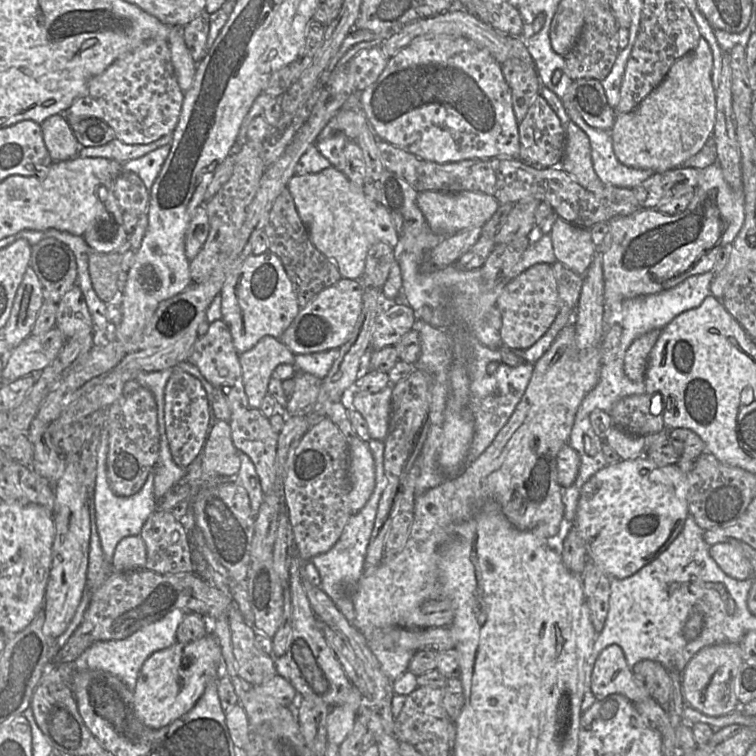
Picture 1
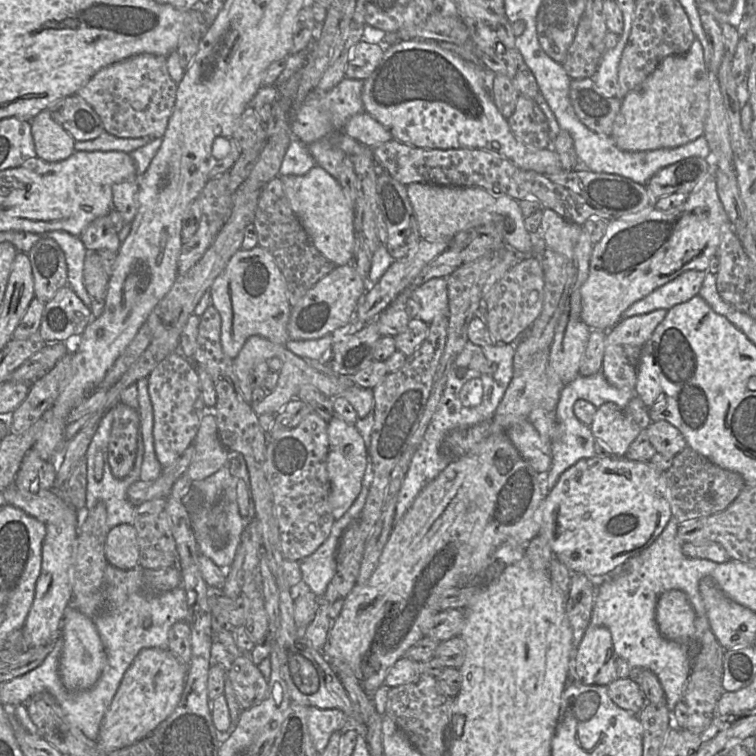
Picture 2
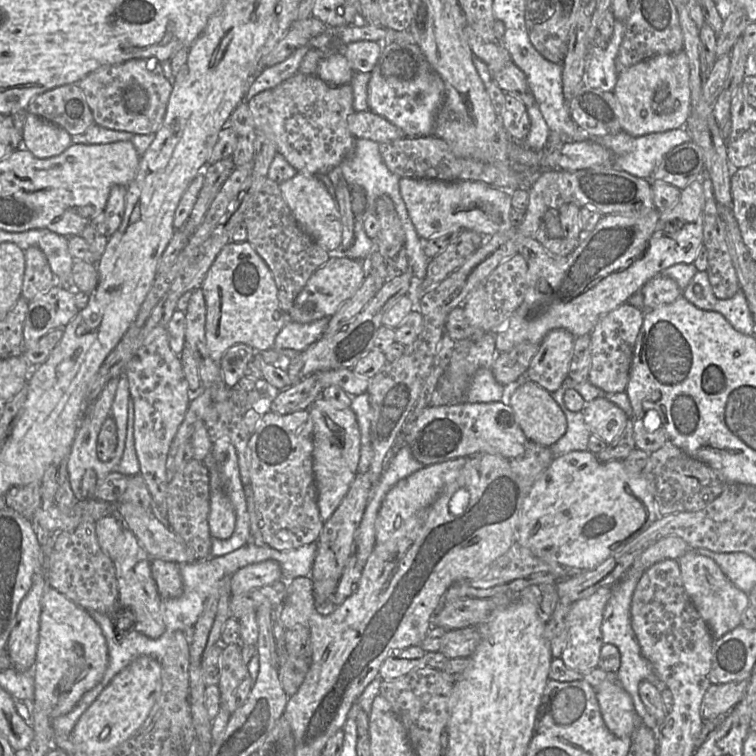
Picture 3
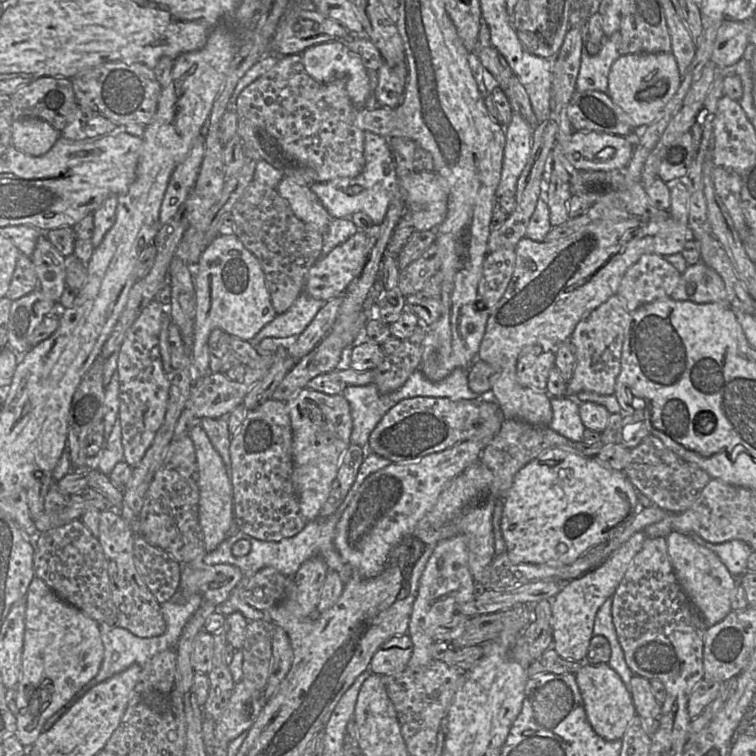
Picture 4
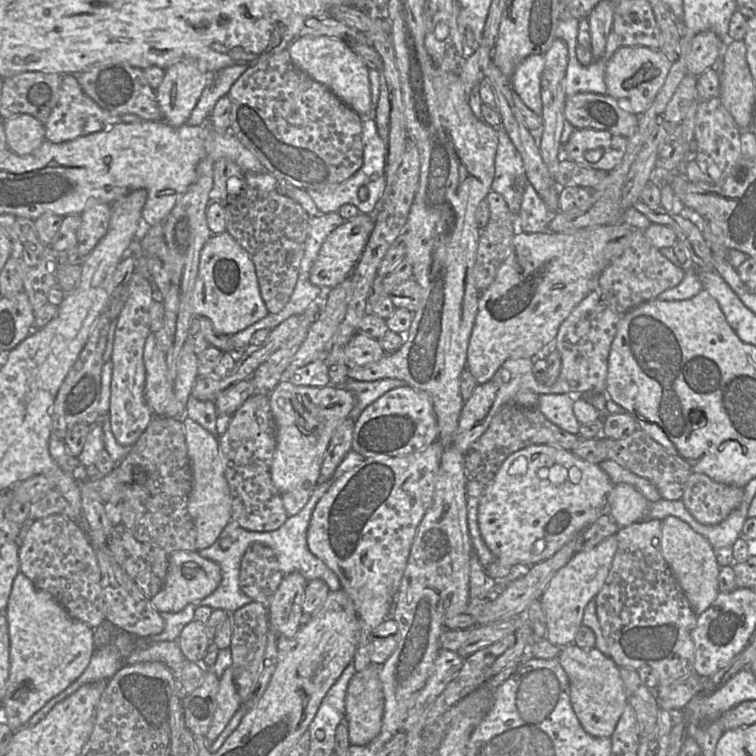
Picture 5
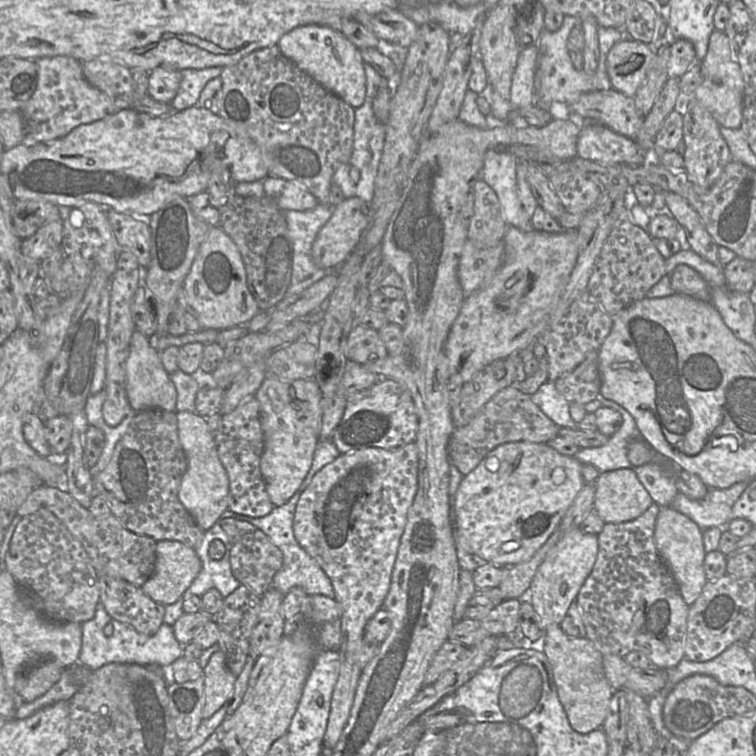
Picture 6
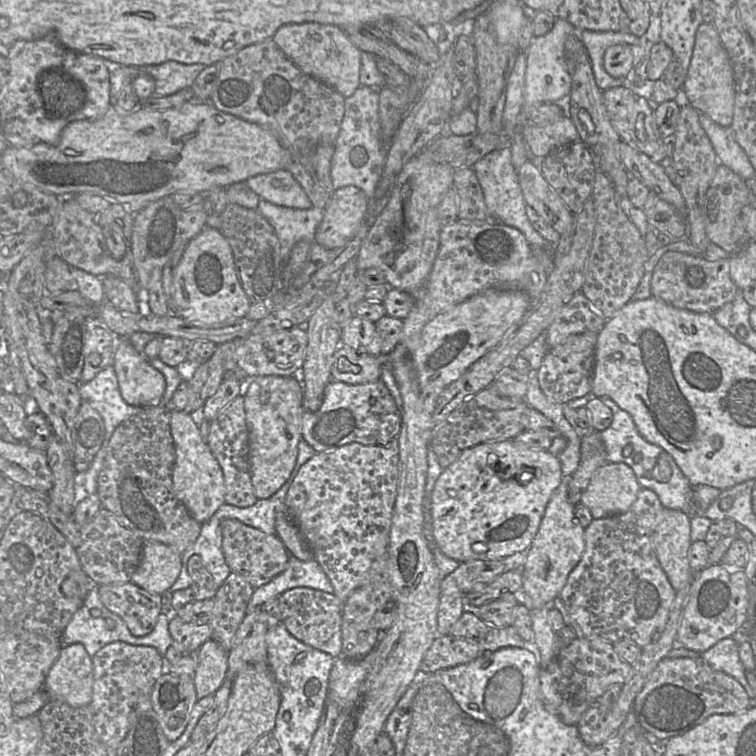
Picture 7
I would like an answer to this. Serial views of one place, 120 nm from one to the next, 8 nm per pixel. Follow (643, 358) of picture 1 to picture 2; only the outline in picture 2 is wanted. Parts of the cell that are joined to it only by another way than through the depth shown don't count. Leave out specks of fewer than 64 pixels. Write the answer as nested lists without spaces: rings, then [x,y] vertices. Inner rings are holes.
[[[658,309],[647,314],[621,319],[606,332],[605,351],[600,371],[610,385],[618,389],[633,389],[635,387],[642,349],[656,327],[665,318],[666,313],[667,310]]]

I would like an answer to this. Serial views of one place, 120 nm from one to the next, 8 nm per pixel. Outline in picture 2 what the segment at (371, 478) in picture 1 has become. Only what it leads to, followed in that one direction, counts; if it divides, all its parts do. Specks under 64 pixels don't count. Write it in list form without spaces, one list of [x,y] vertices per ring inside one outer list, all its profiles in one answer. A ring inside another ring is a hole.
[[[337,415],[328,421],[328,437],[327,471],[331,482],[330,504],[333,516],[338,520],[351,508],[362,490],[368,452],[355,425],[348,424]]]

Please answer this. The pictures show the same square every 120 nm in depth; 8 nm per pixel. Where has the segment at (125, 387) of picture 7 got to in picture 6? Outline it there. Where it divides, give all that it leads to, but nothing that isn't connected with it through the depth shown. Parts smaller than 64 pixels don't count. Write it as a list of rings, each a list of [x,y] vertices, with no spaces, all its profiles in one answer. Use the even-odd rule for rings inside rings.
[[[137,329],[132,334],[130,352],[126,361],[126,393],[135,412],[148,409],[177,411],[175,385],[162,364],[160,353],[151,345],[148,337]]]

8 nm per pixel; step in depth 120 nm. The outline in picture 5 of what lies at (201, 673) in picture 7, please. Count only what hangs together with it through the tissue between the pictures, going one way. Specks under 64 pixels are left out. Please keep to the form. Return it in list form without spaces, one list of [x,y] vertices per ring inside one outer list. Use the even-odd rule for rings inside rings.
[[[226,669],[219,677],[217,706],[206,734],[207,740],[215,741],[238,711],[238,690],[232,677],[232,669]]]

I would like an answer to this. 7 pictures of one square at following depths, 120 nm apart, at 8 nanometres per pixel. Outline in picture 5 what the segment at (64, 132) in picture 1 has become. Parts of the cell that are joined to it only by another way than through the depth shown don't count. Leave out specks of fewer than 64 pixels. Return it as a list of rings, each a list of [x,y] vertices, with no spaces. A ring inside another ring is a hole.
[[[19,114],[4,121],[9,149],[17,155],[28,155],[45,142],[44,124],[30,114]]]

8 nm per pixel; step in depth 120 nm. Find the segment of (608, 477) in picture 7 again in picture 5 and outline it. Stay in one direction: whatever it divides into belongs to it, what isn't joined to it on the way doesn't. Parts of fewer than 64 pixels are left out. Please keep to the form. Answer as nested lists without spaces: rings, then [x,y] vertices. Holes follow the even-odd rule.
[[[627,483],[614,484],[607,496],[609,516],[619,527],[646,518],[650,502]]]

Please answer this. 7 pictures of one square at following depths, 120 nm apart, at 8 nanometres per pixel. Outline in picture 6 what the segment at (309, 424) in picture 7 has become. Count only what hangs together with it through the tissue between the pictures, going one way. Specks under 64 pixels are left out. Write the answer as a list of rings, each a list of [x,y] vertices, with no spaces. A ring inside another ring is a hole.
[[[390,378],[346,396],[343,417],[330,436],[341,454],[366,448],[397,449],[415,441],[418,416],[409,391]]]

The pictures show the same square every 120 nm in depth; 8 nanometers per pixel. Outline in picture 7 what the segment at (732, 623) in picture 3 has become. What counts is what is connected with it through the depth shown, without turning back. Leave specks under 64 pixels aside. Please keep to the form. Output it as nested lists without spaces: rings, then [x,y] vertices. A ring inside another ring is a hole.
[[[665,508],[663,519],[651,535],[653,549],[675,591],[691,585],[695,575],[688,558],[692,543],[690,521],[686,513]]]

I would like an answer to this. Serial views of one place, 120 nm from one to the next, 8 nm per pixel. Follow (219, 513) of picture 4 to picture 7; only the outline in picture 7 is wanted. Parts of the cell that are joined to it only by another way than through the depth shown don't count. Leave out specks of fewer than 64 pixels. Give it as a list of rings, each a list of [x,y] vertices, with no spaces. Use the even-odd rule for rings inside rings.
[[[171,410],[170,425],[176,452],[172,473],[173,492],[192,516],[202,524],[208,521],[225,503],[226,488],[223,470],[207,442],[201,436],[197,412],[190,414]]]

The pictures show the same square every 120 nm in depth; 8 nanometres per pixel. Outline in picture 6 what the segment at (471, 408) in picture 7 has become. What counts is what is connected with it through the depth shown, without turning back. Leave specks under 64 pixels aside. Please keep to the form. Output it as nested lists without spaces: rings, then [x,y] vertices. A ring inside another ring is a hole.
[[[512,385],[495,394],[467,425],[454,428],[447,446],[448,457],[450,464],[467,475],[499,445],[511,442],[546,444],[556,438],[558,432],[559,427],[533,403],[531,396]]]

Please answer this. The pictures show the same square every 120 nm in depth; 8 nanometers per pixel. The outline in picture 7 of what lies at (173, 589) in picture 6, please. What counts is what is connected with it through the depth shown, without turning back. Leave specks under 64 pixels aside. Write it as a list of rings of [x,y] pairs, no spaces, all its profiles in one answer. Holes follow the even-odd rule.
[[[144,540],[141,561],[131,581],[150,593],[163,595],[170,591],[181,569],[181,552],[156,541]]]

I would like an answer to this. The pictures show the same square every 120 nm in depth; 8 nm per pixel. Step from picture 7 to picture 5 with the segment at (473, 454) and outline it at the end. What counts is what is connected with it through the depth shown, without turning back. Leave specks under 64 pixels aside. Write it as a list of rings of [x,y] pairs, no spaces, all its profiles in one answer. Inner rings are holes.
[[[549,445],[528,446],[510,454],[501,465],[494,480],[488,486],[483,488],[483,493],[481,494],[478,507],[478,525],[481,536],[486,546],[495,556],[496,560],[499,561],[501,564],[506,566],[526,565],[531,567],[541,561],[552,557],[564,545],[566,545],[576,536],[578,536],[583,530],[585,530],[588,526],[595,522],[600,516],[609,516],[607,496],[613,485],[614,484],[612,483],[608,475],[601,468],[599,468],[598,465],[575,456],[571,451],[566,451],[564,449]],[[554,465],[561,465],[567,470],[566,478],[563,482],[559,484],[552,484],[547,480],[549,477],[549,471],[547,470],[547,468],[551,468]]]

